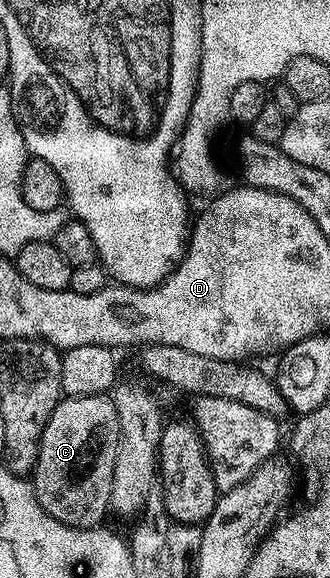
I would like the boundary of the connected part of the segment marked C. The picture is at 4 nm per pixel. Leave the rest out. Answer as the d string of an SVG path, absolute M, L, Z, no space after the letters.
M88 395L62 398L43 429L31 482L39 505L69 527L96 527L110 510L111 481L119 445L119 417L112 398Z

